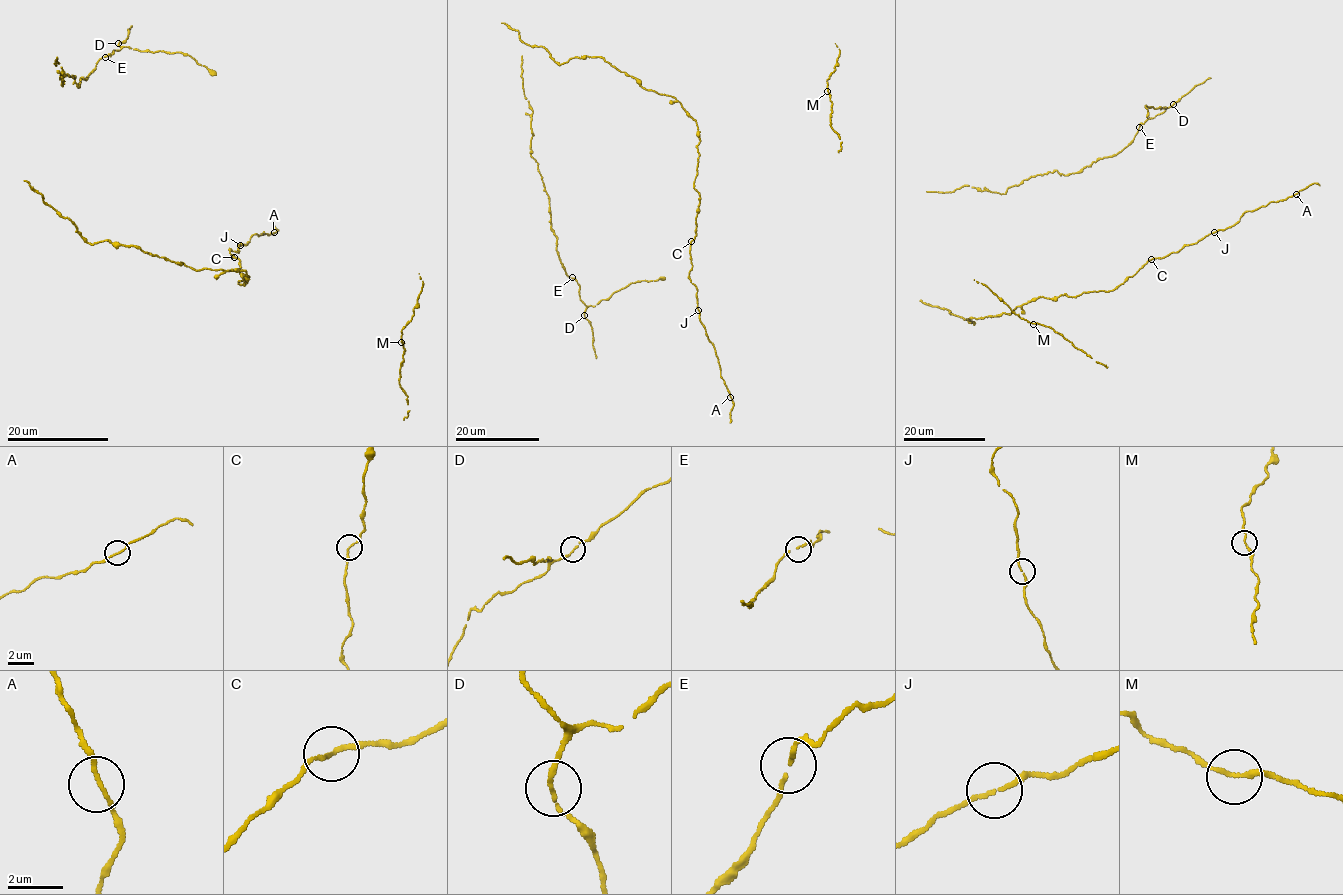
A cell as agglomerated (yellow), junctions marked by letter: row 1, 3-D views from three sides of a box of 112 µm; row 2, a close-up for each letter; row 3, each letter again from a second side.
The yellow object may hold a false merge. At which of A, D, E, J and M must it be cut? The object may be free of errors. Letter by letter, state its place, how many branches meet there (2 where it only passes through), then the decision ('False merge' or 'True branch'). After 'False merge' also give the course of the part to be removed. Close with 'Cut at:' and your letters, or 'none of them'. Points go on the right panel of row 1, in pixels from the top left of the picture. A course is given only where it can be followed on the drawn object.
A: Place: (1296, 194). Branches: 2. True branch
D: Place: (1173, 104). Branches: 2. True branch
E: Place: (1139, 127). Branches: 2. True branch
J: Place: (1214, 232). Branches: 2. True branch
M: Place: (1033, 324). Branches: 2. True branch
Cut at: none of them

